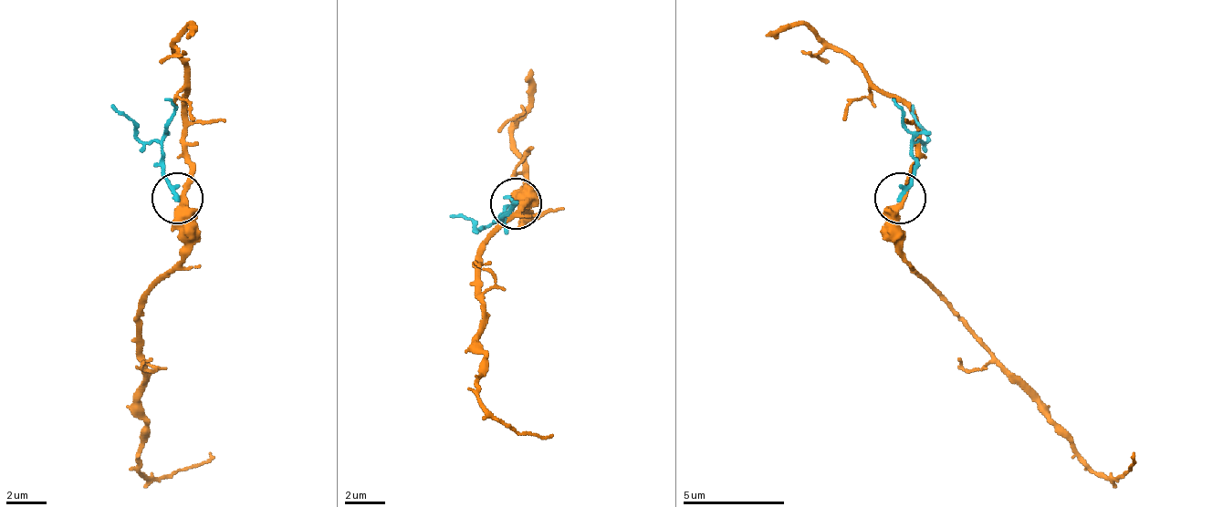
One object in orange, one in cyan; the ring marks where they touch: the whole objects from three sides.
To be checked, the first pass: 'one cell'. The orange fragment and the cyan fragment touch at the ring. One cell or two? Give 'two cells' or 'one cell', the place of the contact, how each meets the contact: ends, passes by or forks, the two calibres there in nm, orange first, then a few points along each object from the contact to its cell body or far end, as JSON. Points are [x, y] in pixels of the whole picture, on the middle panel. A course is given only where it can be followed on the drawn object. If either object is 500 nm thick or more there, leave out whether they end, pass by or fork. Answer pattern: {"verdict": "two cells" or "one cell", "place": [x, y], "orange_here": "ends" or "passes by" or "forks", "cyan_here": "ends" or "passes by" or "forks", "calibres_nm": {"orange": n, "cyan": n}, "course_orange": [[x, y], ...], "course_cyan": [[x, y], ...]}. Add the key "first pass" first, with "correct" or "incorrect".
{"first pass": "incorrect", "verdict": "two cells", "place": [516, 203], "orange_here": "forks", "cyan_here": "ends", "calibres_nm": {"orange": 280, "cyan": 240}, "course_orange": [[519, 201], [484, 243], [478, 400], [519, 430], [549, 435]], "course_cyan": [[514, 201], [494, 222], [478, 227], [448, 217]]}

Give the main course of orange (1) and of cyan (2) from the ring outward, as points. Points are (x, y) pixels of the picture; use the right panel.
1: (898, 201), (898, 258), (1097, 470), (1127, 470), (1132, 450)
2: (898, 197), (919, 141), (924, 141), (914, 106)

